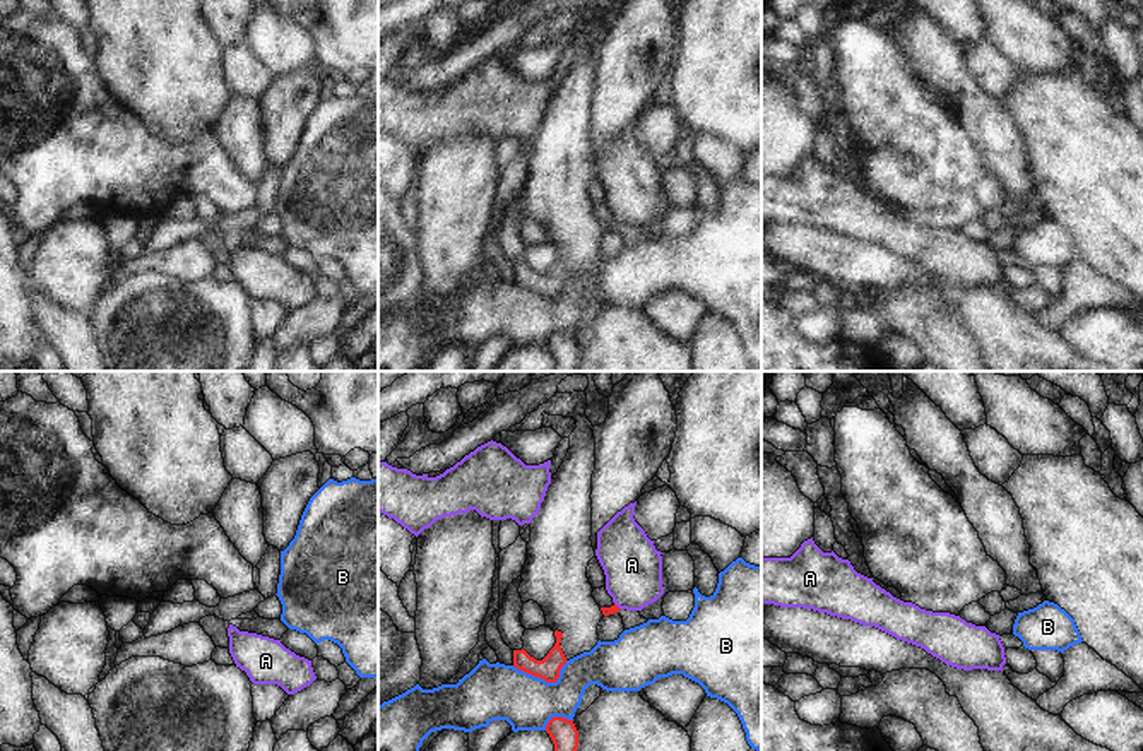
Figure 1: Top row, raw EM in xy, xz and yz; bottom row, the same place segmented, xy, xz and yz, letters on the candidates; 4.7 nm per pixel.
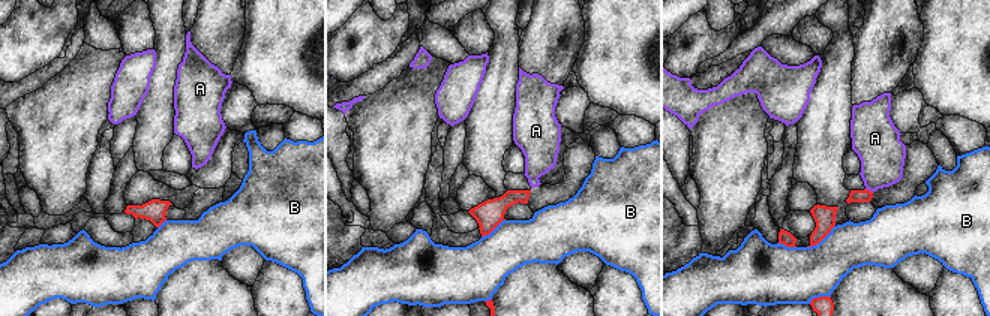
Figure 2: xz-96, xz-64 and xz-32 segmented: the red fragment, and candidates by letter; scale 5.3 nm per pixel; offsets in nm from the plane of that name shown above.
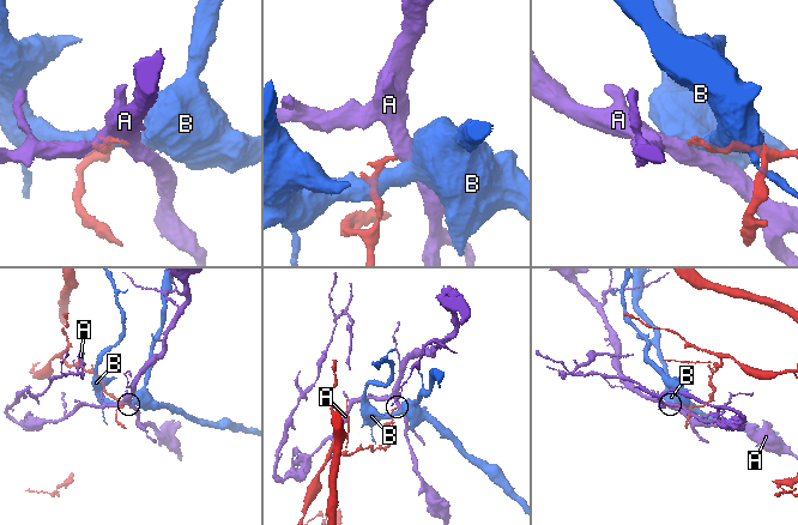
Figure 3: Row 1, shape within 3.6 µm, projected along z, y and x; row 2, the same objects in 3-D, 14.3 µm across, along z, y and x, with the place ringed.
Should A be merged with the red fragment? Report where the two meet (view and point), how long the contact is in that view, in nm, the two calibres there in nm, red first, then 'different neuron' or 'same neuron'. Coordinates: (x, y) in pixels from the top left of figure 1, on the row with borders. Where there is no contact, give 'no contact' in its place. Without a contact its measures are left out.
xz (616, 606) | 40 nm | 50/280 nm | different neuron

